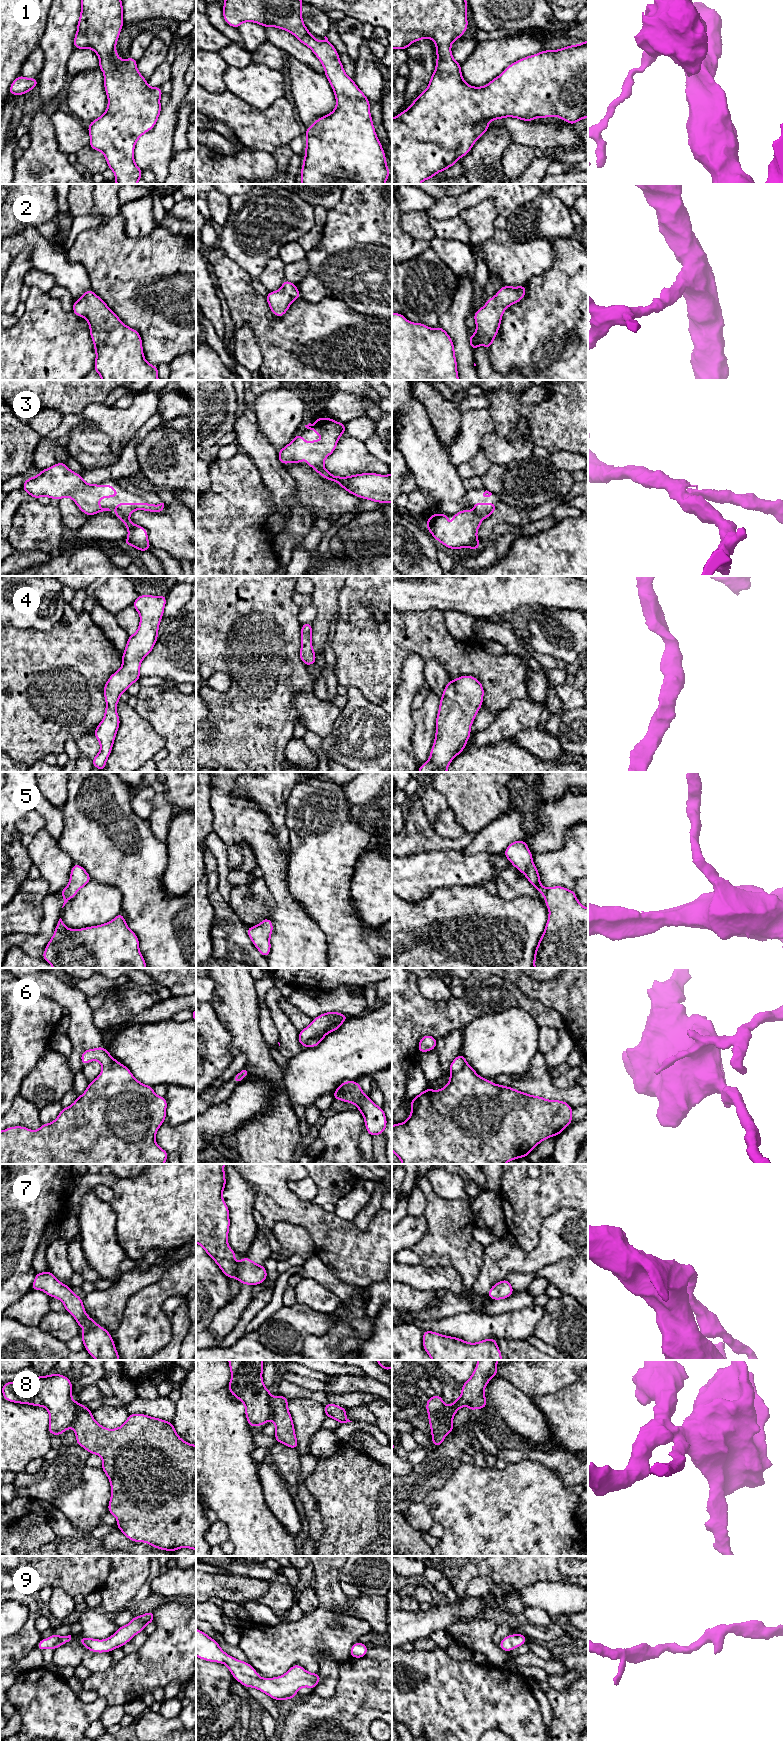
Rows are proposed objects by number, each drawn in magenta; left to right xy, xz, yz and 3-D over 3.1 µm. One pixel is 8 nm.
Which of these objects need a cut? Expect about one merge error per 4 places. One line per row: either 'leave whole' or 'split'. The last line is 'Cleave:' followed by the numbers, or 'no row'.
1: leave whole
2: leave whole
3: leave whole
4: leave whole
5: leave whole
6: split
7: leave whole
8: split
9: leave whole
Cleave: 6, 8

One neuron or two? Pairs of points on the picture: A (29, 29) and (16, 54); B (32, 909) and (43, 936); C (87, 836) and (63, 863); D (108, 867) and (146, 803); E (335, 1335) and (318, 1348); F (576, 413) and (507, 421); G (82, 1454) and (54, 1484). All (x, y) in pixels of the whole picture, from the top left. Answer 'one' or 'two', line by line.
A: one
B: two
C: two
D: two
E: one
F: one
G: one

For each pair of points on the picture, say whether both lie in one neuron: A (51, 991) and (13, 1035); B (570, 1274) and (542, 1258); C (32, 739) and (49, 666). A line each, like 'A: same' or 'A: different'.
A: different
B: different
C: same

